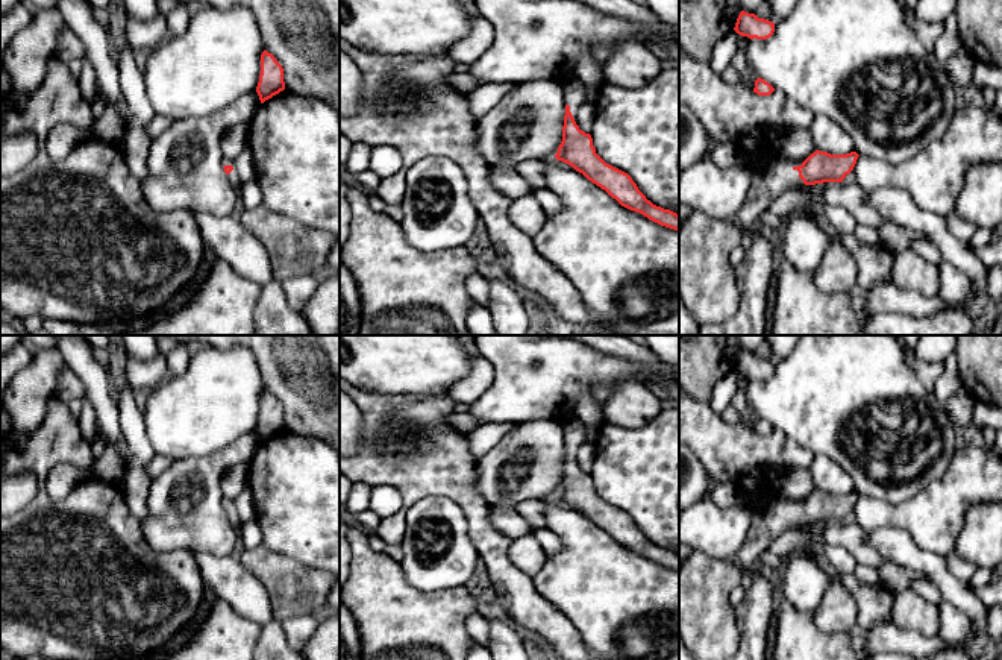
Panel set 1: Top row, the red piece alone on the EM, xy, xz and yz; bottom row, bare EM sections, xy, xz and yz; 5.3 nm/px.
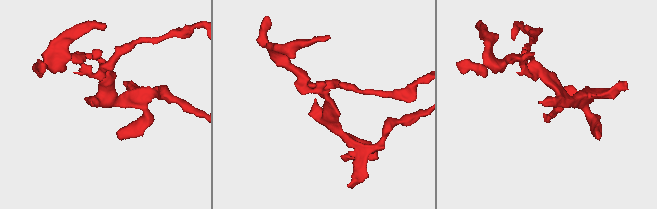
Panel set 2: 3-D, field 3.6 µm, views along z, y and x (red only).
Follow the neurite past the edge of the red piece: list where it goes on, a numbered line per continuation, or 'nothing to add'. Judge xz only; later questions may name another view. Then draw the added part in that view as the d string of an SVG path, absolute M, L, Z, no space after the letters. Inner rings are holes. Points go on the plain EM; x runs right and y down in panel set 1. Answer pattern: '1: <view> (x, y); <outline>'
1: xz (573, 430); M564 410L559 414L559 420L564 432L564 443L570 446L570 452L576 461L576 454L581 445L585 442L587 428L576 417L573 410Z

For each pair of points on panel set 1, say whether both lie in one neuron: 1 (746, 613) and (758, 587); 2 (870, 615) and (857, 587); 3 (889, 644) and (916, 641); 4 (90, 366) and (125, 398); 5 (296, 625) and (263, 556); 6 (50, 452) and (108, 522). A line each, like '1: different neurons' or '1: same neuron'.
1: same neuron
2: same neuron
3: same neuron
4: different neurons
5: different neurons
6: same neuron

